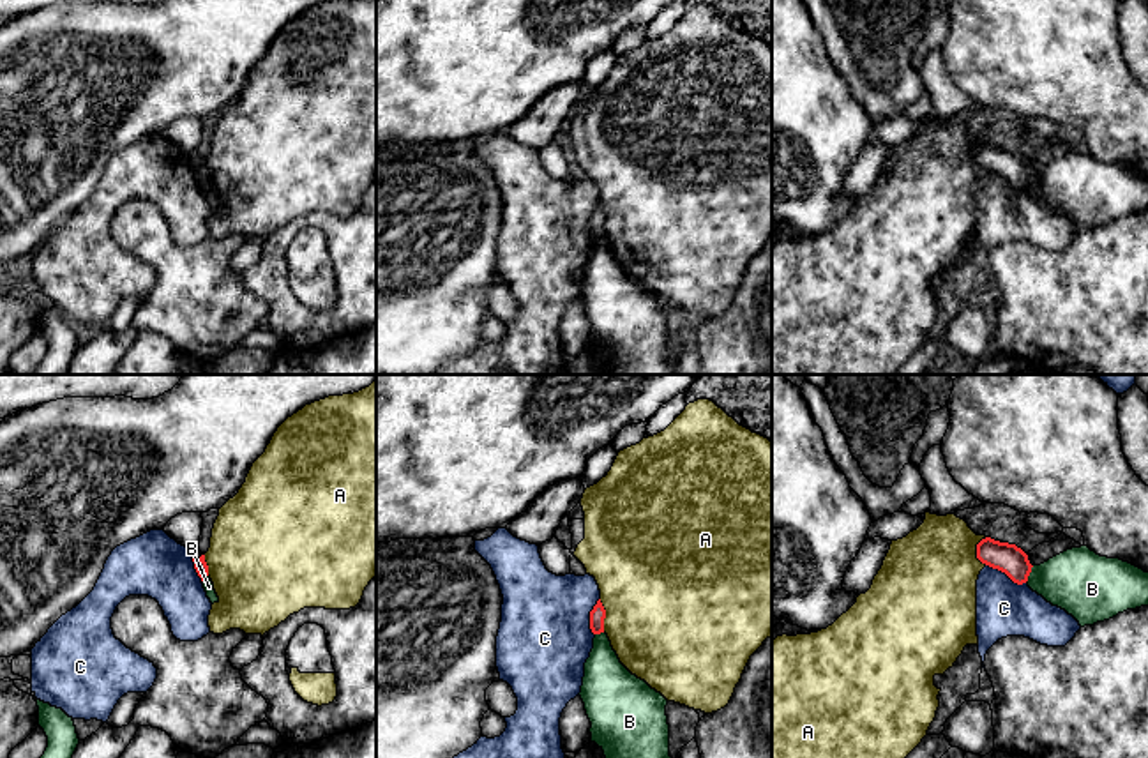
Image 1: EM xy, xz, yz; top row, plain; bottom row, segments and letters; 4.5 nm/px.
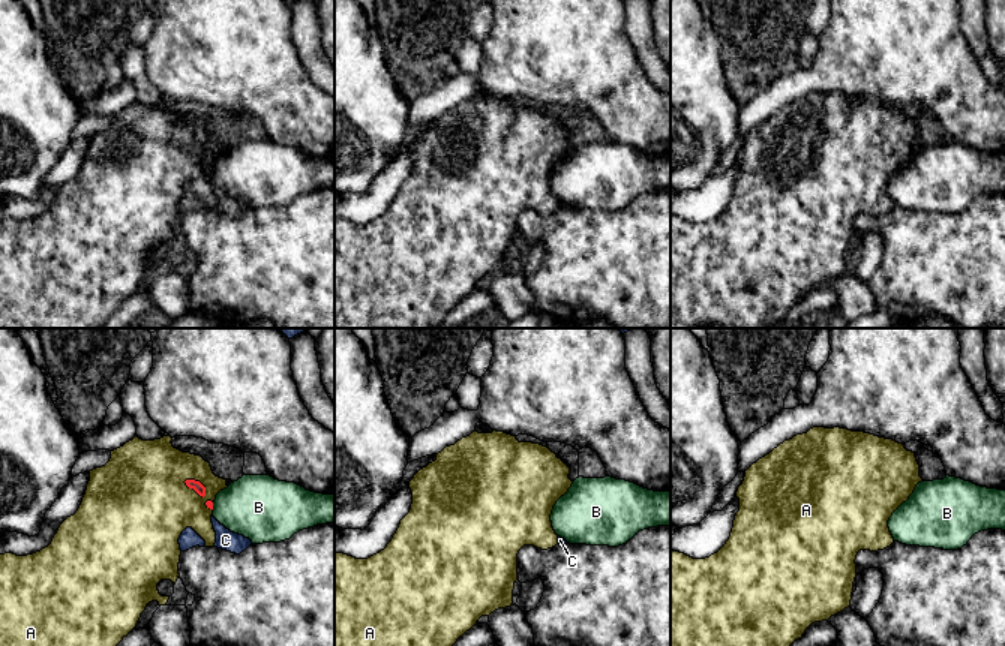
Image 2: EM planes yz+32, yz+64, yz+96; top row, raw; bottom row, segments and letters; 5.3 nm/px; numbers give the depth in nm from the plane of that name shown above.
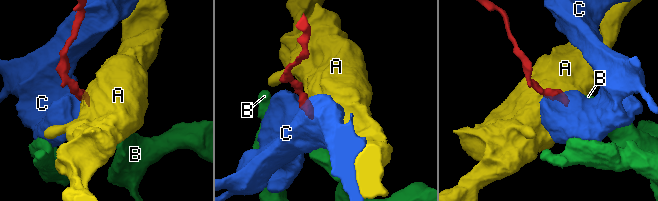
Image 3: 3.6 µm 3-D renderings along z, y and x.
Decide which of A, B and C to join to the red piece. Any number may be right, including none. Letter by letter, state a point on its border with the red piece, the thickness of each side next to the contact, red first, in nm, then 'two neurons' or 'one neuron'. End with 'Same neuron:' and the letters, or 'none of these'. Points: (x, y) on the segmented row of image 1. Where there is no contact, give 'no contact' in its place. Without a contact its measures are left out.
A: meets red in xz at (604, 615); 70 nm thick on the red side, 500 nm on the other; two neurons
B: meets red in yz at (1028, 575); 140 nm thick on the red side, 300 nm on the other; two neurons
C: meets red in yz at (1005, 573); 140 nm thick on the red side, 260 nm on the other; two neurons
Same neuron: none of these

